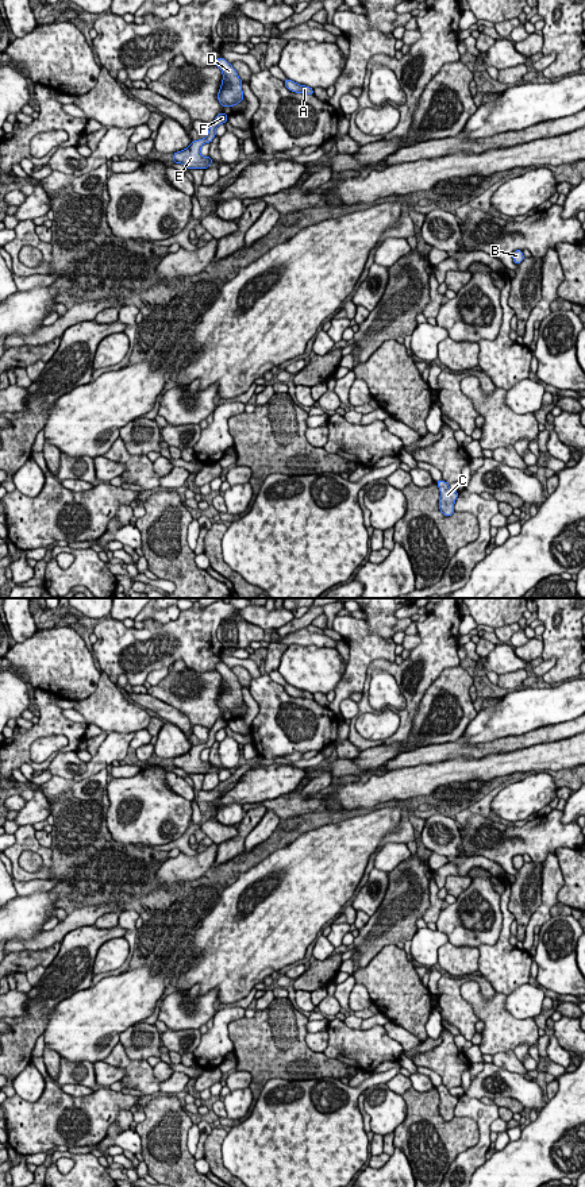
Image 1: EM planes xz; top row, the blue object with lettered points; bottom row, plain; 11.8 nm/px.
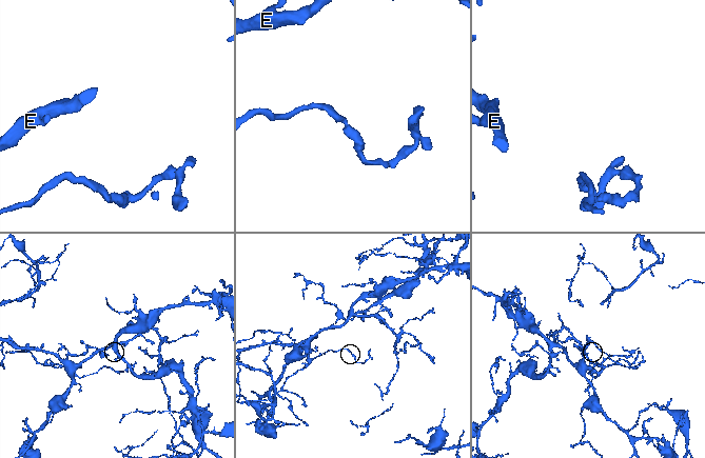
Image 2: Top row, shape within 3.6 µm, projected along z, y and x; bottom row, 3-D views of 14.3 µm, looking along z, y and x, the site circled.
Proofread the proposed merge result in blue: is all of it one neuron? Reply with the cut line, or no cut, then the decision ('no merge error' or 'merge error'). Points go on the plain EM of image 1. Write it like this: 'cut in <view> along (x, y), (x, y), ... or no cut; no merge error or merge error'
no cut; no merge error

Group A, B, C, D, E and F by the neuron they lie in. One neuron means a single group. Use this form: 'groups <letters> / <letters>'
groups A B C D E F

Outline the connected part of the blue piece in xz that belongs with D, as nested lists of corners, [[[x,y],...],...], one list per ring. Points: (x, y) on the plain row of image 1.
[[[224,663],[216,664],[216,671],[223,678],[222,690],[218,698],[218,705],[222,712],[234,712],[243,705],[242,685],[236,675]]]

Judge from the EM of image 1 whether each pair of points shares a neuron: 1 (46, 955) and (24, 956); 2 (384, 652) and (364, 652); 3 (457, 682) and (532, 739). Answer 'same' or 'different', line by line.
1: same
2: same
3: different

